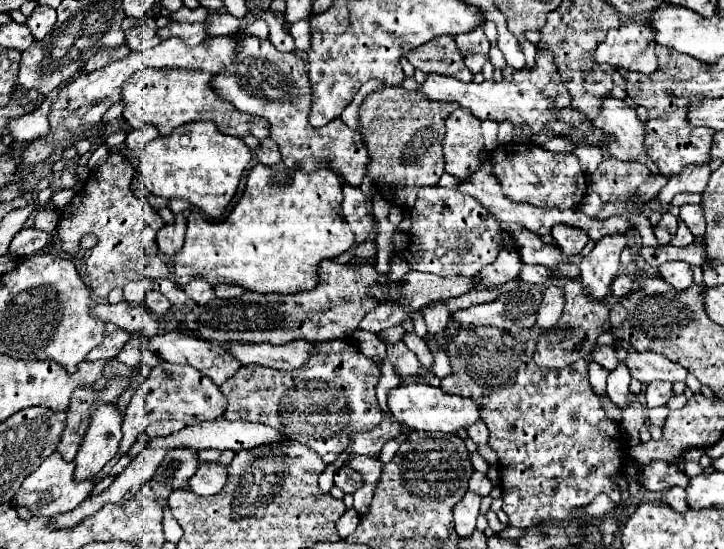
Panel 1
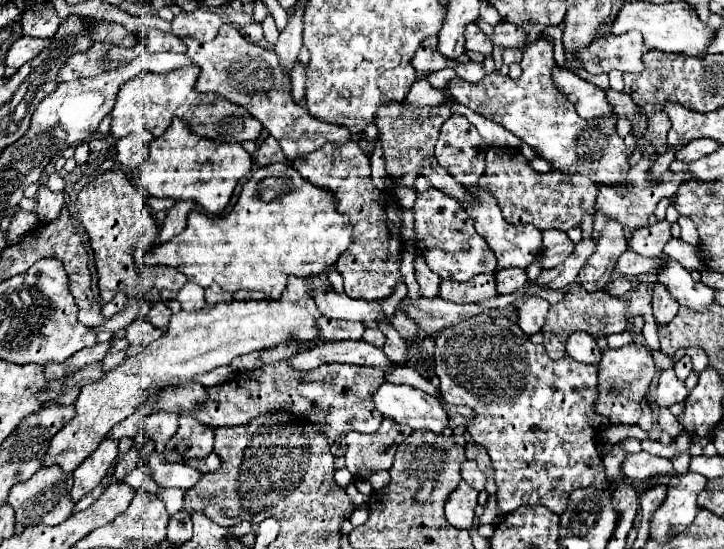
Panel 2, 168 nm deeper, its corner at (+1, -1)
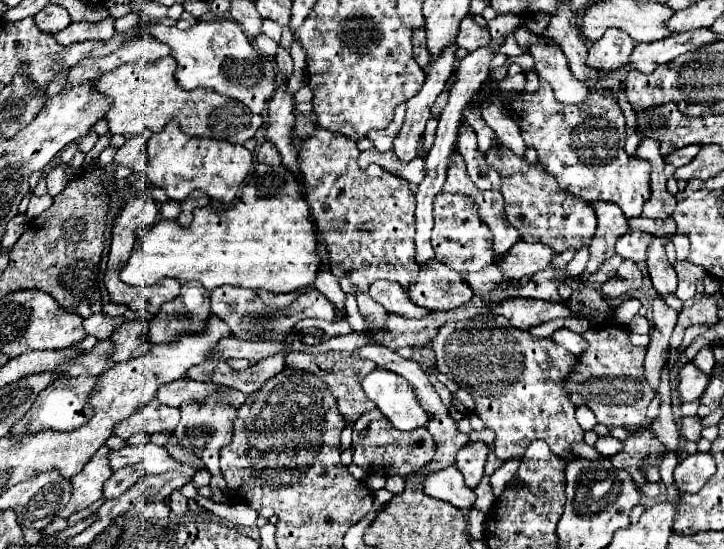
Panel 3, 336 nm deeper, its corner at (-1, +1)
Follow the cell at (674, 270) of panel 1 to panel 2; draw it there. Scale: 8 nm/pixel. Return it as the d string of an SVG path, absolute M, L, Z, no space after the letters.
M655 282L651 296L653 296L653 316L655 316L657 324L671 322L671 318L675 318L675 314L679 310L679 302L675 298L671 298L669 288L665 288L665 284Z

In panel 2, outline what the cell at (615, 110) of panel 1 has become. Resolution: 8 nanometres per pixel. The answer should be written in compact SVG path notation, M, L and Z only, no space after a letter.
M555 68L553 80L567 94L567 98L575 104L581 118L585 118L585 120L589 120L589 118L615 118L613 106L609 104L603 88L579 78L577 74L573 74L565 68Z

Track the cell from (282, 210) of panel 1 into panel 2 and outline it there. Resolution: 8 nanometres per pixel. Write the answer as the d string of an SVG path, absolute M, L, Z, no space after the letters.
M271 164L257 168L251 178L243 184L241 196L233 210L223 218L207 218L203 212L191 212L187 218L187 226L181 234L155 246L149 254L137 254L137 266L173 266L181 274L187 276L189 282L195 282L203 288L217 282L227 292L245 290L261 290L271 300L279 300L281 292L287 286L289 276L315 276L323 274L329 266L337 262L337 258L349 248L351 222L345 214L337 210L337 200L329 190L323 190L311 182L307 182L291 164Z

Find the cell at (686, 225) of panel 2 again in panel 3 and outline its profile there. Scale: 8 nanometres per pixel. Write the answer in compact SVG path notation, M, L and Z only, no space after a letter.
M673 236L671 242L675 244L677 260L685 260L687 254L689 254L689 238L685 238L685 236Z

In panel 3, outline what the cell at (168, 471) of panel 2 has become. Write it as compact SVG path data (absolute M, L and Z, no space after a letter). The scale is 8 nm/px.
M153 442L145 446L123 446L119 450L109 452L111 470L119 470L127 464L137 464L137 462L143 464L147 474L163 474L169 468L175 468L179 464L165 452L165 448L155 446Z

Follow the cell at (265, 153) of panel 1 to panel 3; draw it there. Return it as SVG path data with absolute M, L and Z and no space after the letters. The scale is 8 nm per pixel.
M263 142L263 146L257 150L257 162L267 164L267 166L279 166L281 164L281 156L279 156L275 144Z

